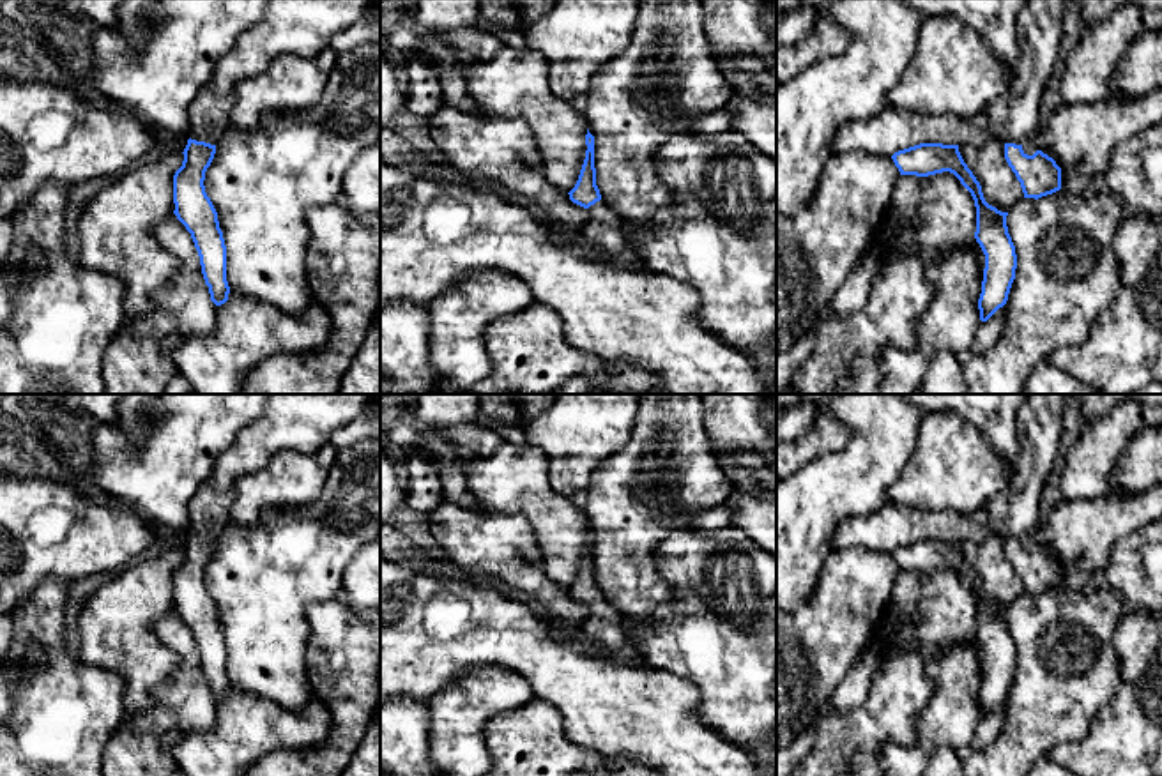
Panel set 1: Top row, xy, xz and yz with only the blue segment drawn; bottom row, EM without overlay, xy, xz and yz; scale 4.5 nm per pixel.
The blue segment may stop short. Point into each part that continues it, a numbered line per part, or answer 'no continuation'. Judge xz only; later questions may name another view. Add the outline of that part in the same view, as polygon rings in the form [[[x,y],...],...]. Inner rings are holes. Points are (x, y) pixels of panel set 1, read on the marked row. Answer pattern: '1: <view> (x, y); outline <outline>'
1: xz (602, 234); outline [[[603,200],[589,207],[591,217],[582,228],[582,244],[589,253],[603,258],[628,255],[628,244],[623,233],[623,219]]]

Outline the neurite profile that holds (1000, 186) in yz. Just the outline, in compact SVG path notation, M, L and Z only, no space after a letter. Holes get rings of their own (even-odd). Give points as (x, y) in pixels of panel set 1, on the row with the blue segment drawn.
M990 138L982 147L959 145L959 152L980 182L989 205L1008 212L1024 198L1021 182L1005 159L1005 141Z

